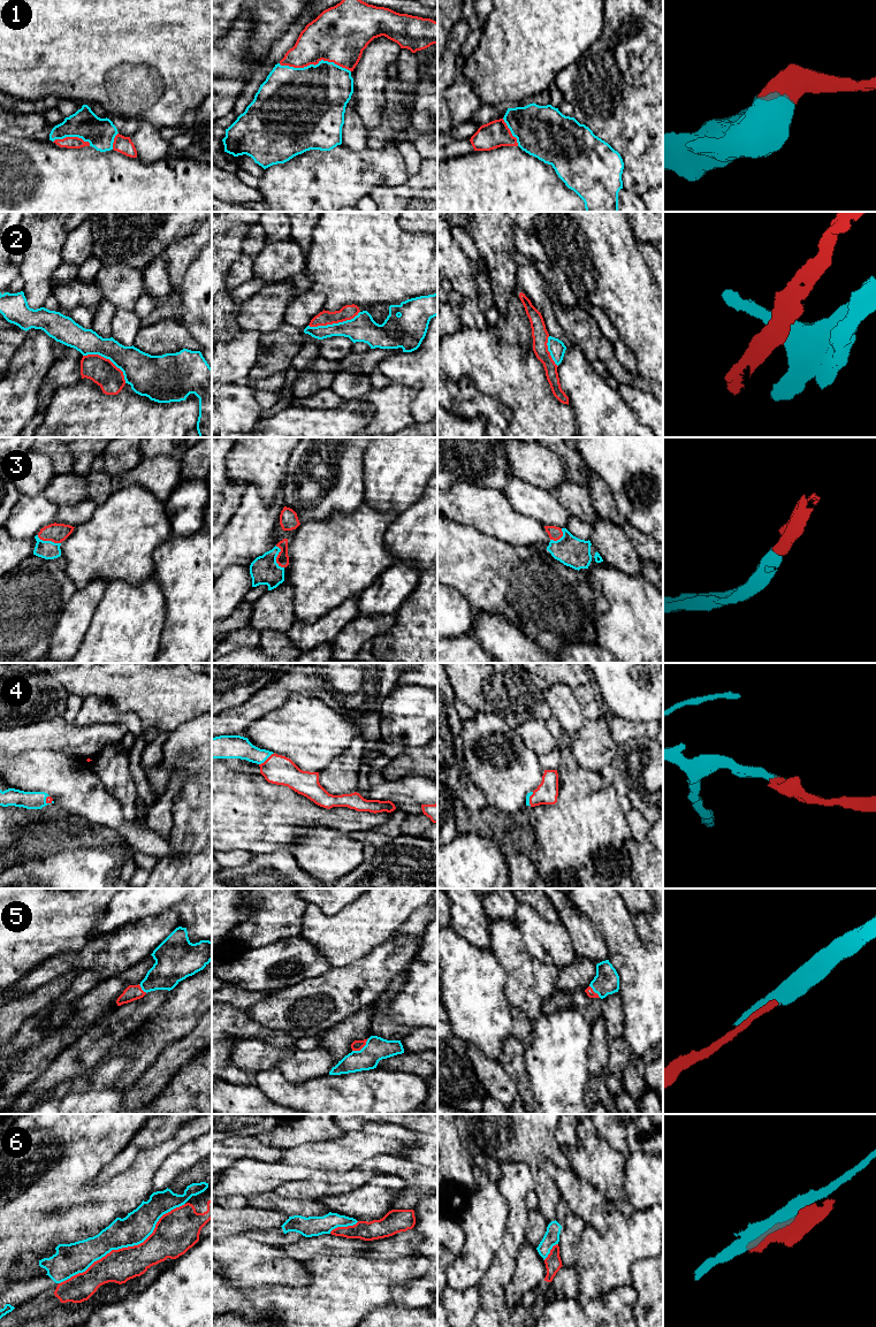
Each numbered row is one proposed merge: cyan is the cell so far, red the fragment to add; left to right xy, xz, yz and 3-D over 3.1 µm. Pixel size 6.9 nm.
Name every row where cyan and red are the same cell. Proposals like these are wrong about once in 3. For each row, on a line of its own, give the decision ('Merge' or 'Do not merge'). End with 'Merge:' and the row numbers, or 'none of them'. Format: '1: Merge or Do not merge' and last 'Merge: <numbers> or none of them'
1: Merge
2: Do not merge
3: Merge
4: Merge
5: Merge
6: Do not merge
Merge: 1, 3, 4, 5

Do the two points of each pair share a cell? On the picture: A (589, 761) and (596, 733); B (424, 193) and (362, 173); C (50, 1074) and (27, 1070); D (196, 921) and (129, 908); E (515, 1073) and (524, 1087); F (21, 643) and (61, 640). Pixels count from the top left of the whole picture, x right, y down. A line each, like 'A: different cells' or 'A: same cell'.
A: same cell
B: different cells
C: different cells
D: same cell
E: same cell
F: different cells

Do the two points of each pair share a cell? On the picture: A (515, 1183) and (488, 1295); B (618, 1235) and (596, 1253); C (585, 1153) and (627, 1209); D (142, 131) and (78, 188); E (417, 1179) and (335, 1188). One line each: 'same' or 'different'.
A: same
B: same
C: same
D: different
E: same

